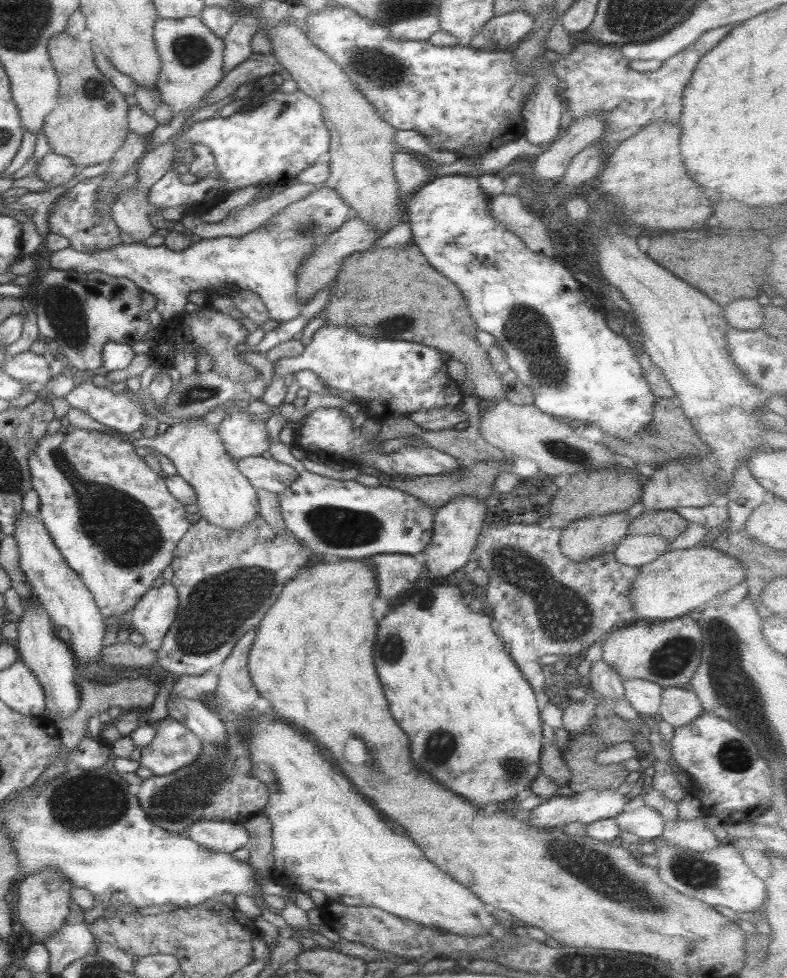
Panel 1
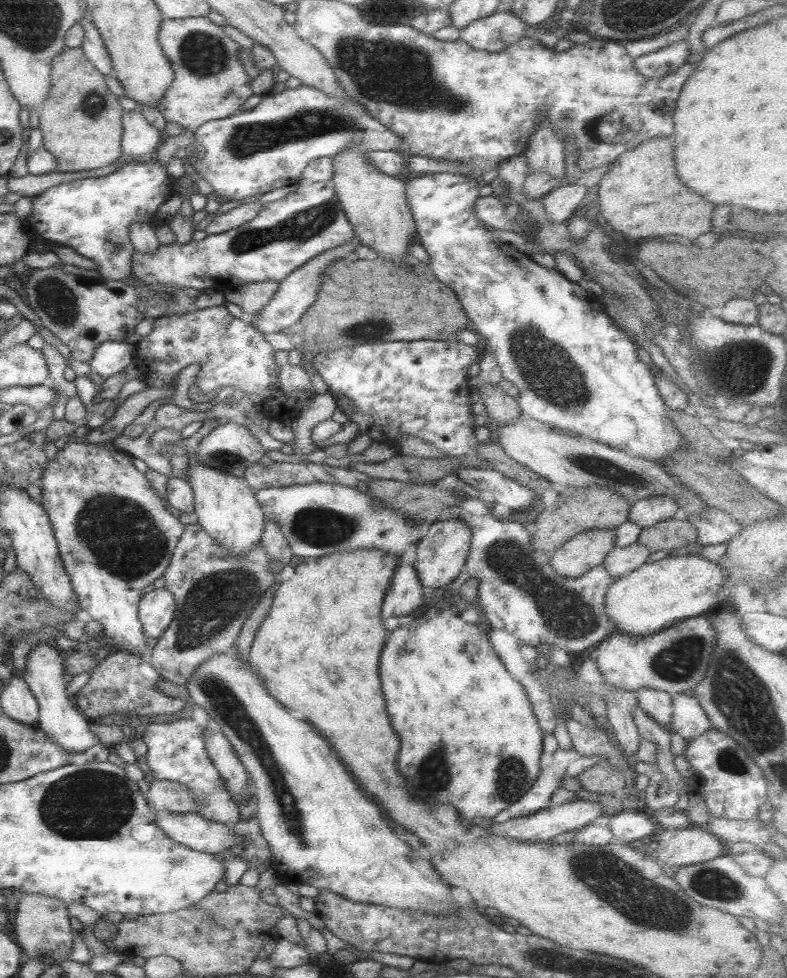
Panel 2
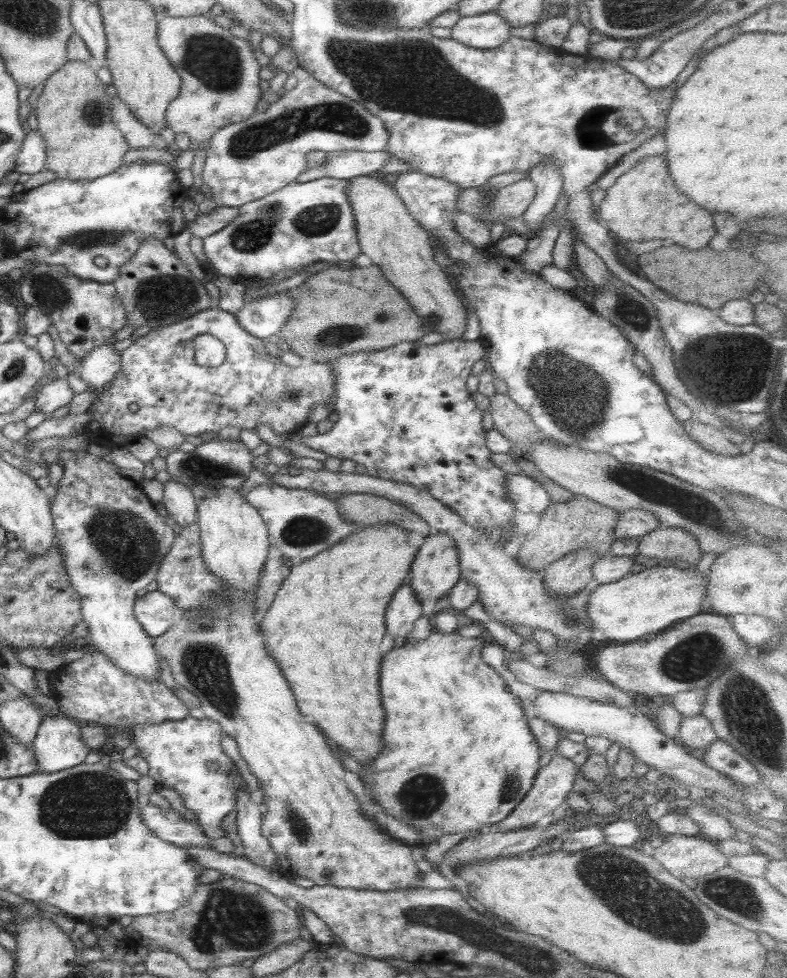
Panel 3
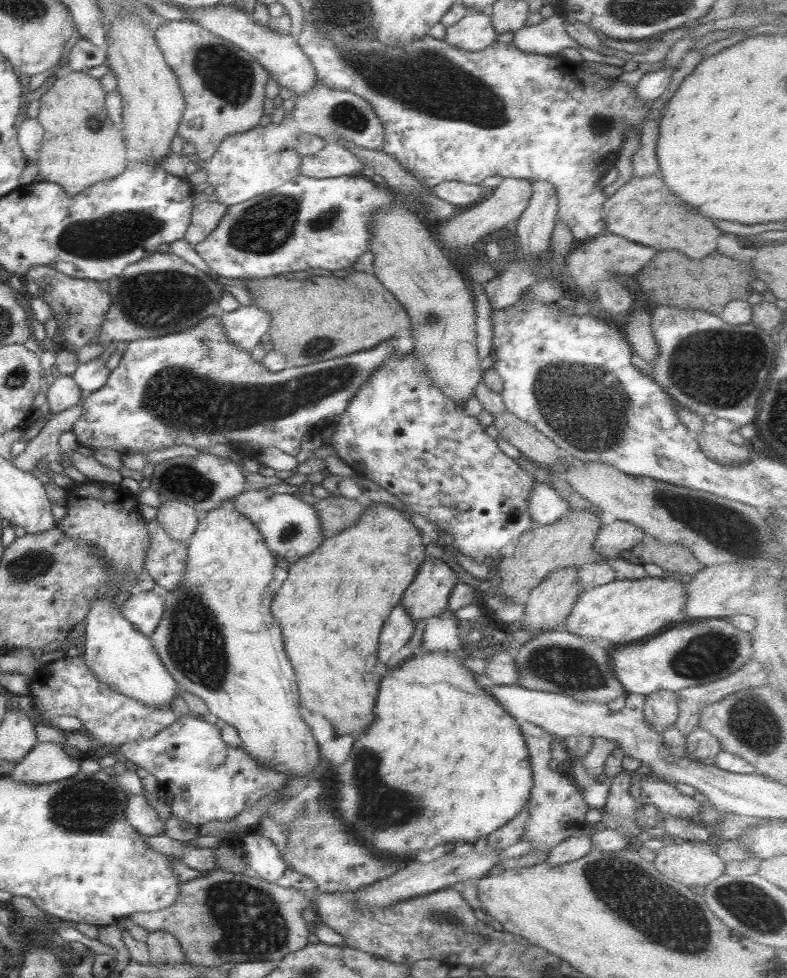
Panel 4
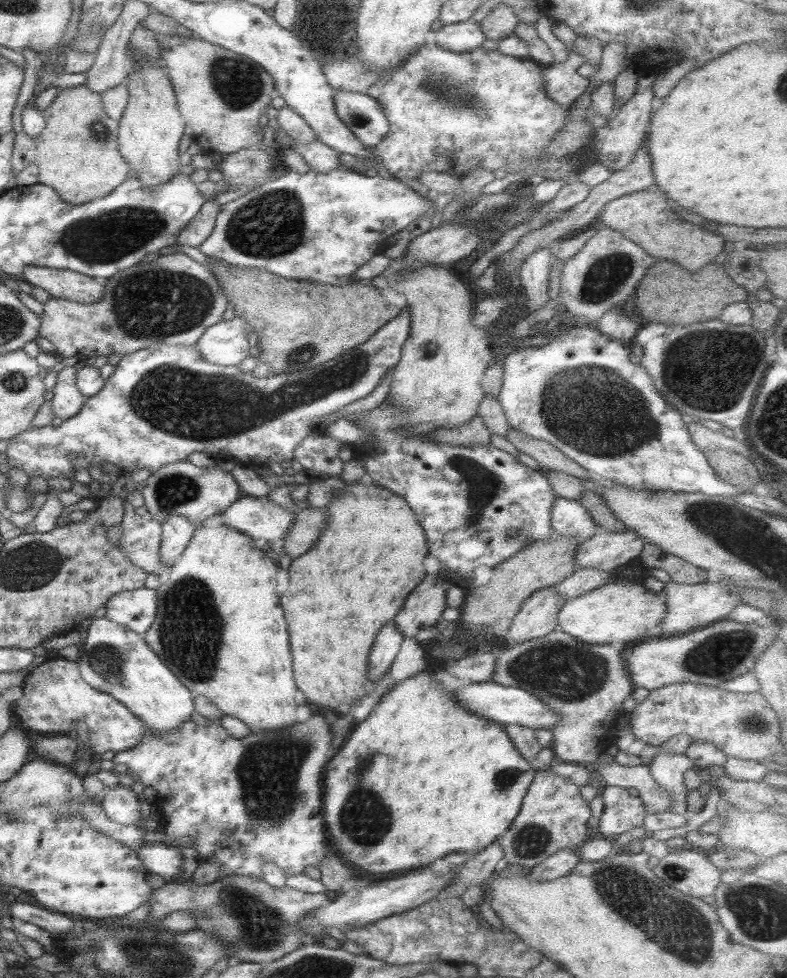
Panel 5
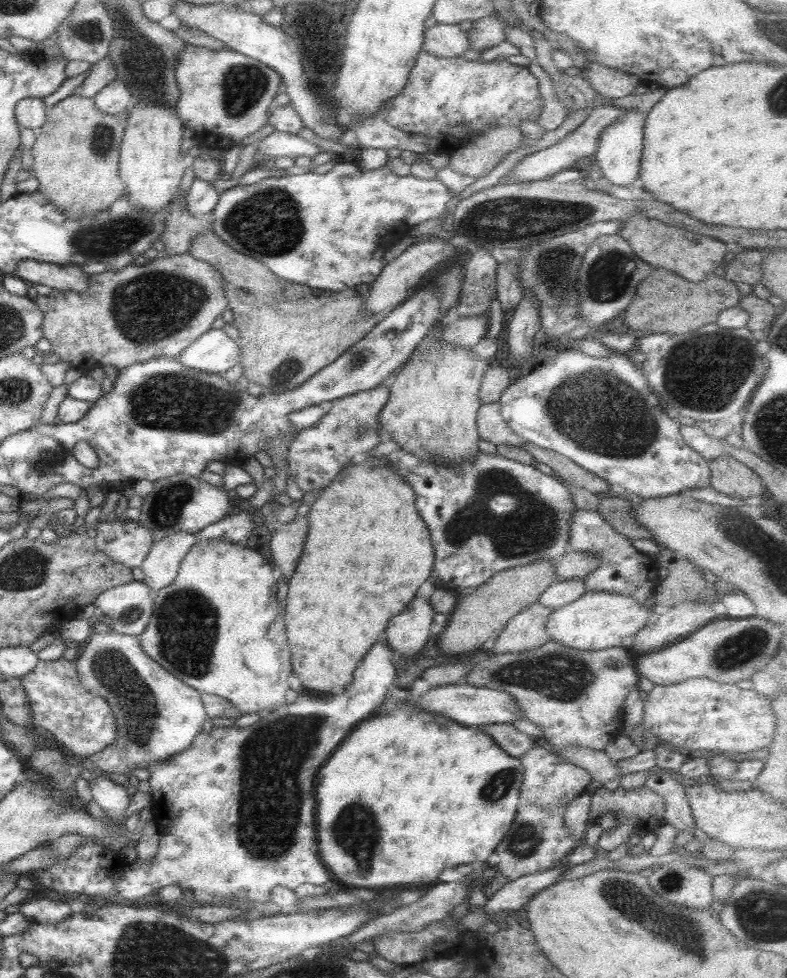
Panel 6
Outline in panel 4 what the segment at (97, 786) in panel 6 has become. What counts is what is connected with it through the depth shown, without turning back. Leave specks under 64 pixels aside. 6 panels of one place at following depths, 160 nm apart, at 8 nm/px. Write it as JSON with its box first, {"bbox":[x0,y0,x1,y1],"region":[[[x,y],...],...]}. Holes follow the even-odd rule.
{"bbox":[124,795,164,837],"region":[[[127,795],[124,808],[125,820],[141,837],[163,834],[164,823],[152,807],[147,805],[143,795]]]}

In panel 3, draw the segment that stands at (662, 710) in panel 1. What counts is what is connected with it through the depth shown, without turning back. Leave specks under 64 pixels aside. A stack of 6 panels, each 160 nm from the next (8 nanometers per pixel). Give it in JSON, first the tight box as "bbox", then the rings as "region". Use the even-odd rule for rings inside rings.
{"bbox":[676,714,717,750],"region":[[[701,714],[699,716],[682,718],[677,732],[676,736],[681,740],[679,744],[686,748],[699,748],[699,750],[703,750],[703,748],[707,748],[717,739],[711,724]]]}

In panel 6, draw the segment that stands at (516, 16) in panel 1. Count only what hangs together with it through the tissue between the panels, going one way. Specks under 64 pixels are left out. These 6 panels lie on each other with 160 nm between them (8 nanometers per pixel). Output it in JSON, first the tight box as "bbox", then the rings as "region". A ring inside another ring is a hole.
{"bbox":[422,23,467,57],"region":[[[437,23],[423,32],[422,50],[431,56],[457,57],[467,49],[467,35],[457,25]]]}

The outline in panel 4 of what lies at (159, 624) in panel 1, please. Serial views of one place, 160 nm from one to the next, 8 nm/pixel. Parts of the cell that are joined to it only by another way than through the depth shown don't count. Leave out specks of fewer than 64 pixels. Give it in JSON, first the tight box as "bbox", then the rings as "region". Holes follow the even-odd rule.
{"bbox":[118,590,163,636],"region":[[[151,590],[140,591],[130,594],[118,609],[143,636],[151,636],[163,612],[163,599]]]}

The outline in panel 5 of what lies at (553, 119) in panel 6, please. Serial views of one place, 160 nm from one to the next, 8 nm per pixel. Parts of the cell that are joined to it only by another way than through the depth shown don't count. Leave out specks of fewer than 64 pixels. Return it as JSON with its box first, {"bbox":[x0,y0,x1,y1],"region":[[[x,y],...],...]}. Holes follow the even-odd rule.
{"bbox":[542,54,588,106],"region":[[[569,54],[562,63],[547,63],[542,68],[545,93],[557,104],[570,106],[585,90],[588,79],[577,75],[577,67],[585,59],[576,54]]]}

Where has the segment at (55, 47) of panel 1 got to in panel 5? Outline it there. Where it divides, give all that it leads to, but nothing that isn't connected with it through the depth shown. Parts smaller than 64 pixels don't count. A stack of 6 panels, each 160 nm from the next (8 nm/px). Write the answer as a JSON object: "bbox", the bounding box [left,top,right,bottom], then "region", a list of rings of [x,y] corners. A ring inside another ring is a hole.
{"bbox":[32,86,131,204],"region":[[[86,86],[59,89],[53,101],[42,110],[44,127],[34,136],[35,156],[32,164],[38,168],[37,184],[47,185],[67,204],[85,204],[93,198],[103,198],[131,174],[116,145],[118,121],[111,120],[101,107],[101,97]]]}

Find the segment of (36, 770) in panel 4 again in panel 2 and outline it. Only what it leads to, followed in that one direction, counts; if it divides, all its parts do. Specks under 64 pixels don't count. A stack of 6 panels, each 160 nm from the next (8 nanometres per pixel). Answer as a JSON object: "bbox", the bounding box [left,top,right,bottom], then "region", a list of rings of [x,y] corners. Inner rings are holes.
{"bbox":[22,643,98,752],"region":[[[38,643],[27,655],[26,665],[22,679],[37,701],[38,718],[36,727],[51,742],[66,752],[85,752],[87,748],[98,743],[97,737],[91,734],[88,720],[79,713],[74,701],[65,693],[65,684],[62,671],[62,659],[59,655],[61,643]]]}

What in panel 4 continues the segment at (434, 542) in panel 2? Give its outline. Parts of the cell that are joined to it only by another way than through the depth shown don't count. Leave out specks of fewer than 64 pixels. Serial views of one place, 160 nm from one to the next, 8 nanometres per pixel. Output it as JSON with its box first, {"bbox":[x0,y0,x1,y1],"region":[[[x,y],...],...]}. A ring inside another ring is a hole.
{"bbox":[401,558,456,623],"region":[[[439,558],[428,559],[419,565],[409,588],[403,592],[401,606],[416,623],[446,613],[446,602],[456,586],[454,571]]]}

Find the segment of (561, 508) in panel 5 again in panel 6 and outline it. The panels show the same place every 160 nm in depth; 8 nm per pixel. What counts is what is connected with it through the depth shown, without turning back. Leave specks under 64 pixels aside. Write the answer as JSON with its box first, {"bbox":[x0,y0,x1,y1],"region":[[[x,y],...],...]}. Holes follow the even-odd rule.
{"bbox":[568,510,660,613],"region":[[[575,510],[569,523],[568,543],[571,550],[589,552],[598,558],[597,568],[583,579],[584,592],[611,592],[629,596],[655,613],[660,610],[654,601],[655,594],[660,591],[655,560],[637,551],[631,545],[631,540],[615,532],[597,512]]]}

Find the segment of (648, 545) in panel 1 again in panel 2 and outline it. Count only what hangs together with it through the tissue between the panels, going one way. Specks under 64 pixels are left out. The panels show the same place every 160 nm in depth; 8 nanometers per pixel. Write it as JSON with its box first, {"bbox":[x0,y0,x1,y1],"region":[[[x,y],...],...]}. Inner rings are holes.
{"bbox":[602,542,649,579],"region":[[[637,542],[625,547],[614,546],[603,557],[602,565],[611,577],[617,579],[645,563],[645,558],[649,553]]]}

